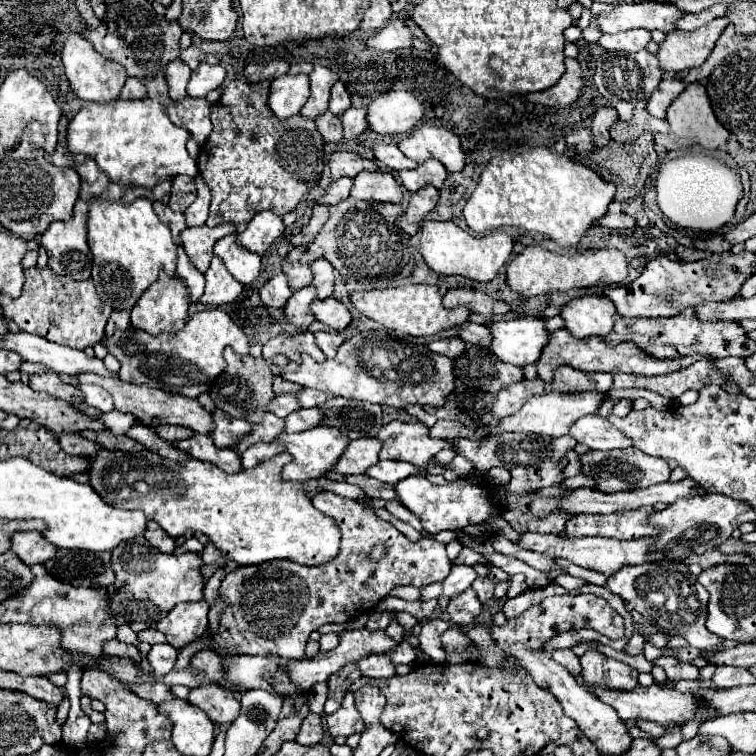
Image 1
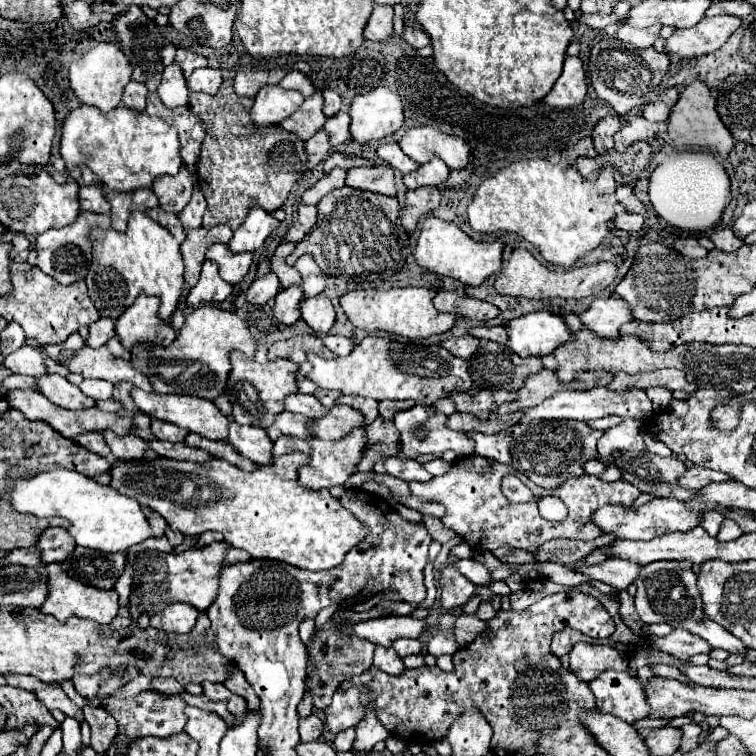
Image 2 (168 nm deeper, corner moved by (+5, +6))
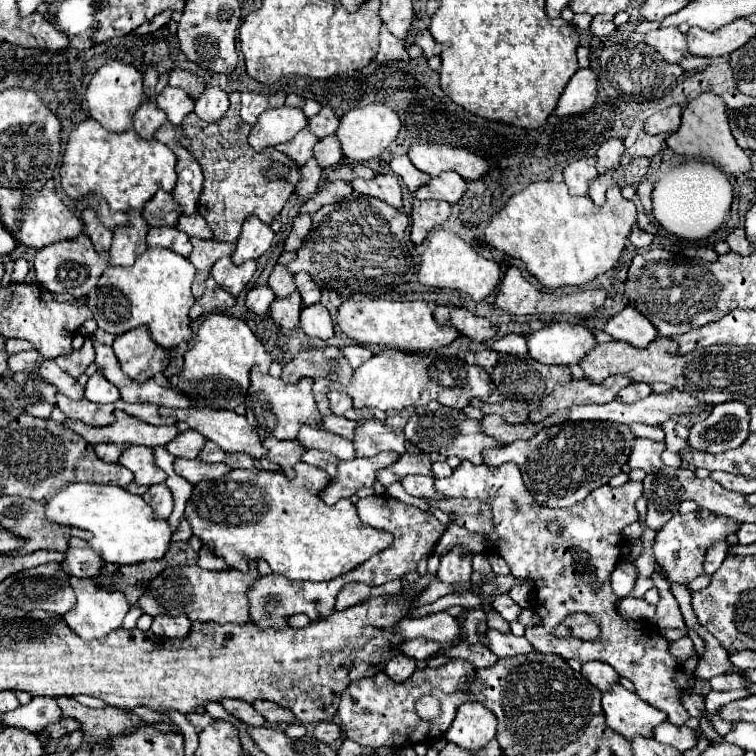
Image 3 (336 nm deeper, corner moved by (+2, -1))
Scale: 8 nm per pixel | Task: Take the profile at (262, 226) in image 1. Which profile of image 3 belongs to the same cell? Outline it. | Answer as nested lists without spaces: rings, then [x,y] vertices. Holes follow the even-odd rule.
[[[256,215],[248,217],[242,227],[240,239],[236,241],[238,247],[232,255],[232,261],[236,265],[242,265],[248,259],[258,259],[260,255],[264,255],[264,251],[270,249],[272,239],[274,239],[274,231],[270,229],[270,225],[262,223]]]

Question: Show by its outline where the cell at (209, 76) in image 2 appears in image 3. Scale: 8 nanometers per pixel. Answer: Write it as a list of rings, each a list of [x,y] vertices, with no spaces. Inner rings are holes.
[[[206,87],[204,93],[200,93],[200,97],[196,99],[194,113],[210,123],[210,121],[218,121],[226,113],[228,105],[230,103],[226,91],[222,91],[220,87]]]

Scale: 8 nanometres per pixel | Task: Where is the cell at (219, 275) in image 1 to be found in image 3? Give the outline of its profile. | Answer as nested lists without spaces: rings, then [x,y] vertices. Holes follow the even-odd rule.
[[[212,277],[206,279],[206,291],[204,295],[192,305],[190,319],[198,319],[202,315],[210,315],[216,311],[224,311],[236,303],[236,297],[226,293]]]

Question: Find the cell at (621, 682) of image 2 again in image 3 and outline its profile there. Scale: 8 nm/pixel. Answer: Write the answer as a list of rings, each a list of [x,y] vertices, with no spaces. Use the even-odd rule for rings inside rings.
[[[620,683],[612,685],[608,693],[602,693],[602,709],[606,723],[626,739],[632,739],[632,735],[652,737],[654,727],[666,721],[664,711],[652,709],[636,693],[624,689]]]

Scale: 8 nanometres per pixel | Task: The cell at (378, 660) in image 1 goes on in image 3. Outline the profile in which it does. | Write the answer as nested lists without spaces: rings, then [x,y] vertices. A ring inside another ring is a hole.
[[[396,655],[384,665],[384,673],[396,683],[406,681],[414,671],[416,671],[416,661],[412,661],[406,655]]]

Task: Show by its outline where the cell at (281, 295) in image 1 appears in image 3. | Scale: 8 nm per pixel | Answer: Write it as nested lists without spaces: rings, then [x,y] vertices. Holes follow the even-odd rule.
[[[254,287],[246,297],[246,307],[256,315],[264,315],[270,309],[270,305],[274,303],[274,299],[276,299],[276,295],[272,293],[272,289]]]

